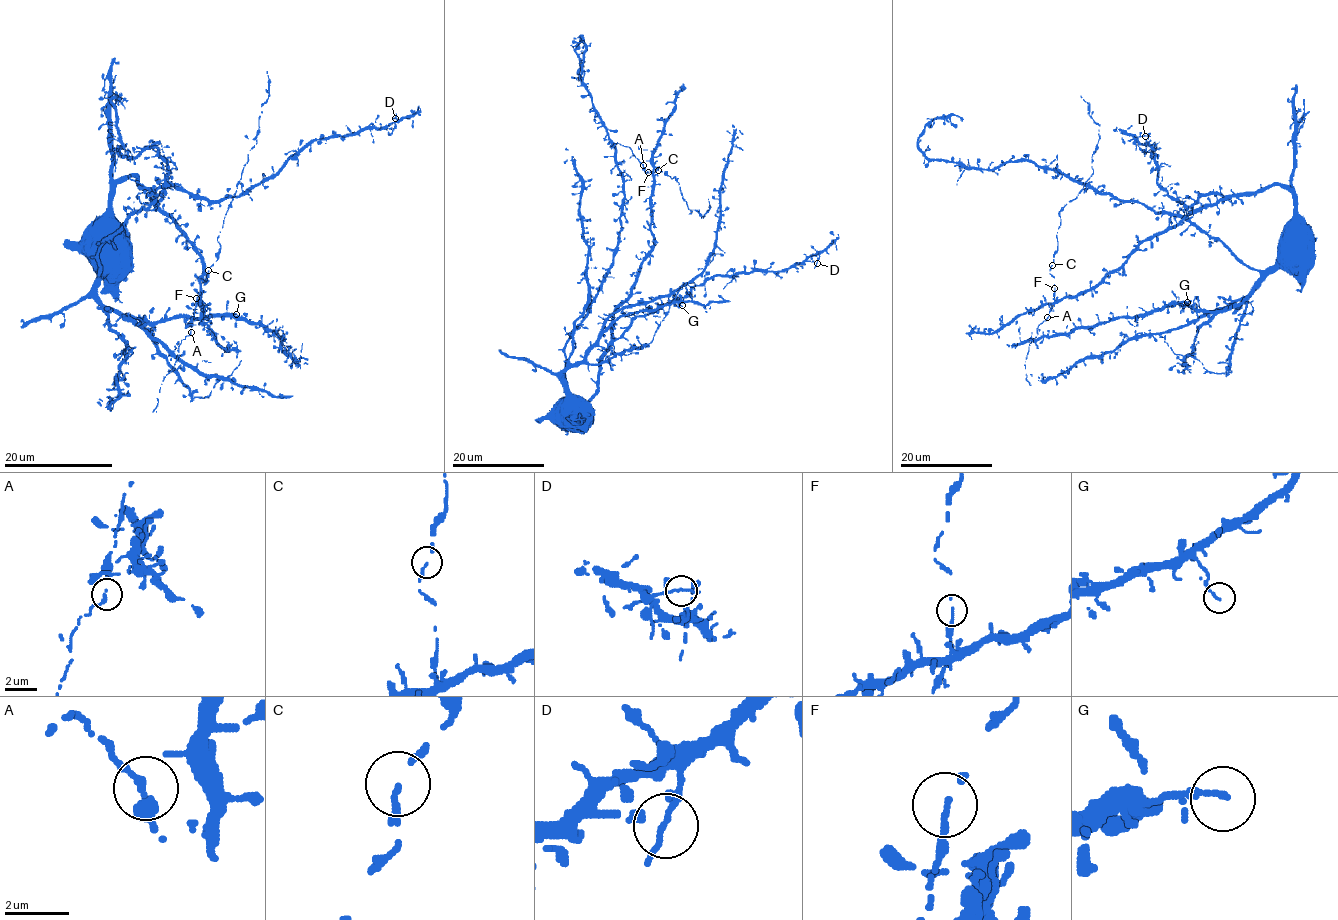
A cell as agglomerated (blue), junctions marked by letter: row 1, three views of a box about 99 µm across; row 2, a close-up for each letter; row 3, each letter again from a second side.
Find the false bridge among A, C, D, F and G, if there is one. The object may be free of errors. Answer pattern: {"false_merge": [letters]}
{"false_merge": []}

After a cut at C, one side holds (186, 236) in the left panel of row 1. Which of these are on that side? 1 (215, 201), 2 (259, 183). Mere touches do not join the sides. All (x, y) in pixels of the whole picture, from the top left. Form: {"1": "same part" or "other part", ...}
{"1": "same part", "2": "same part"}

